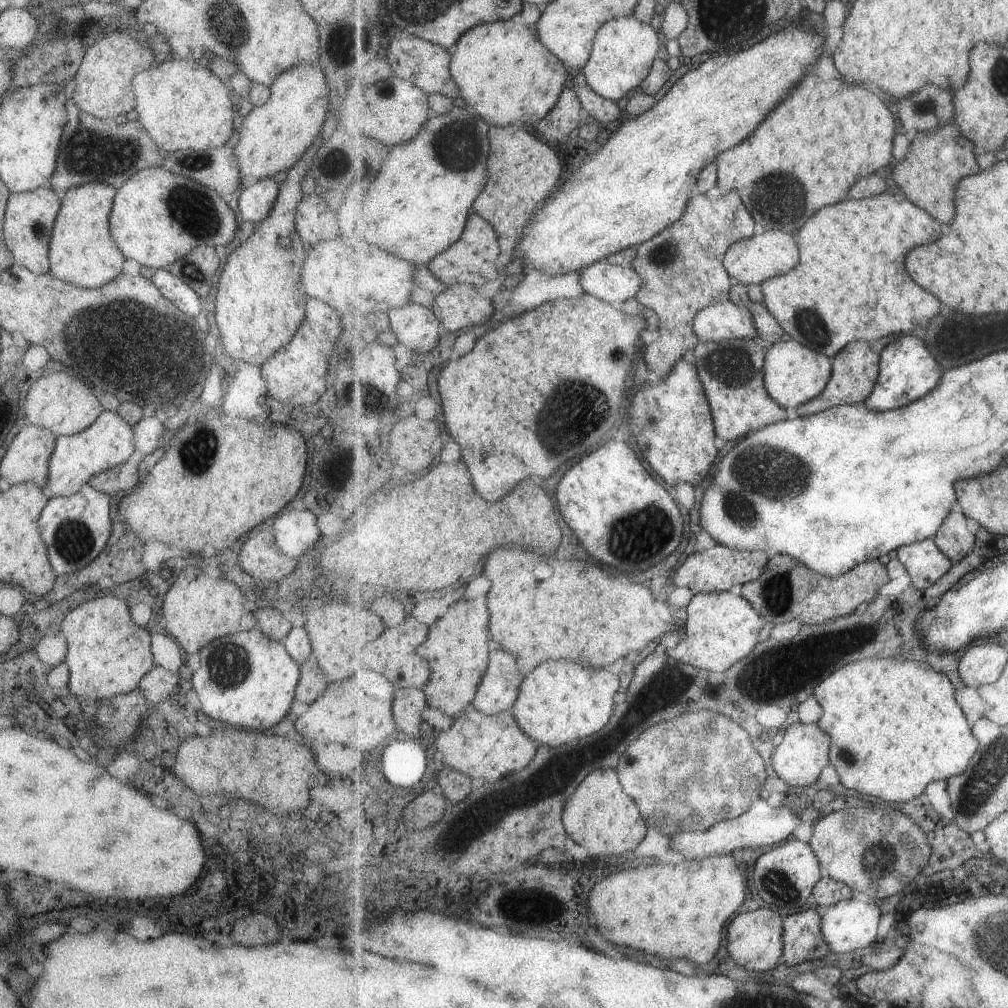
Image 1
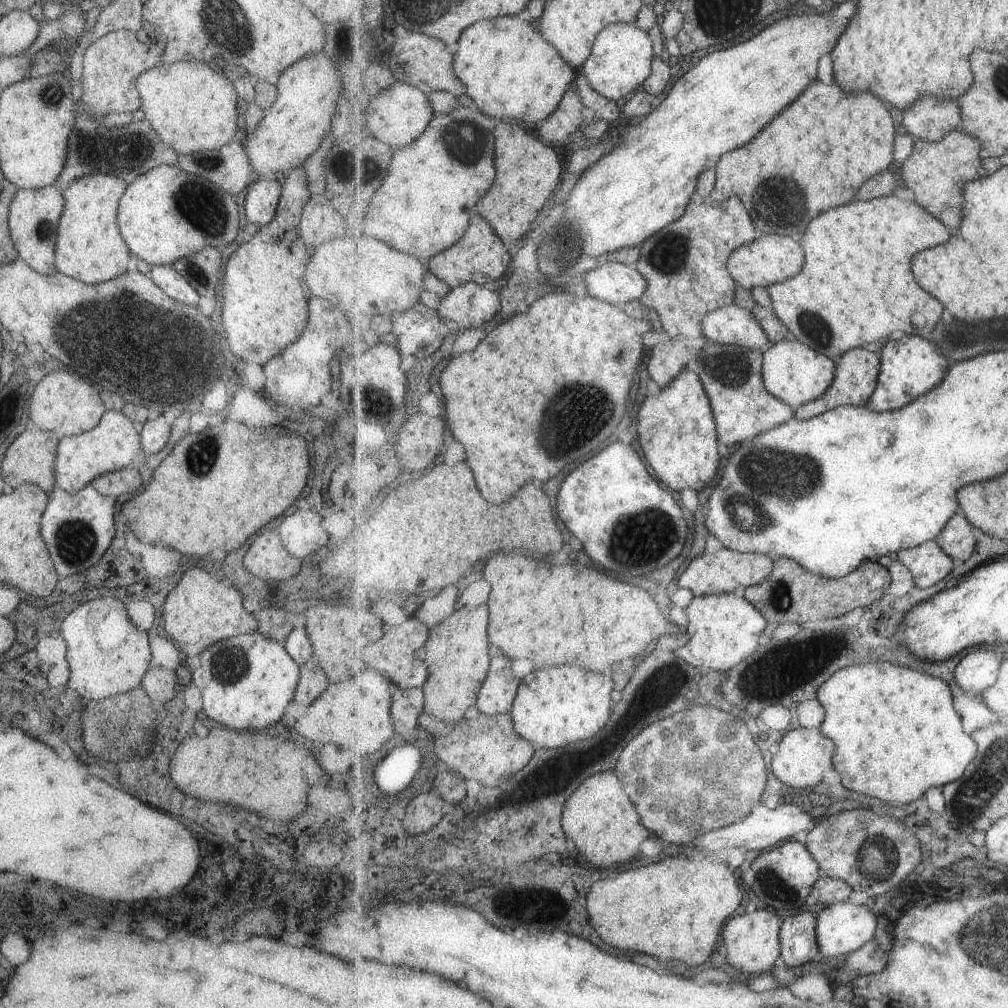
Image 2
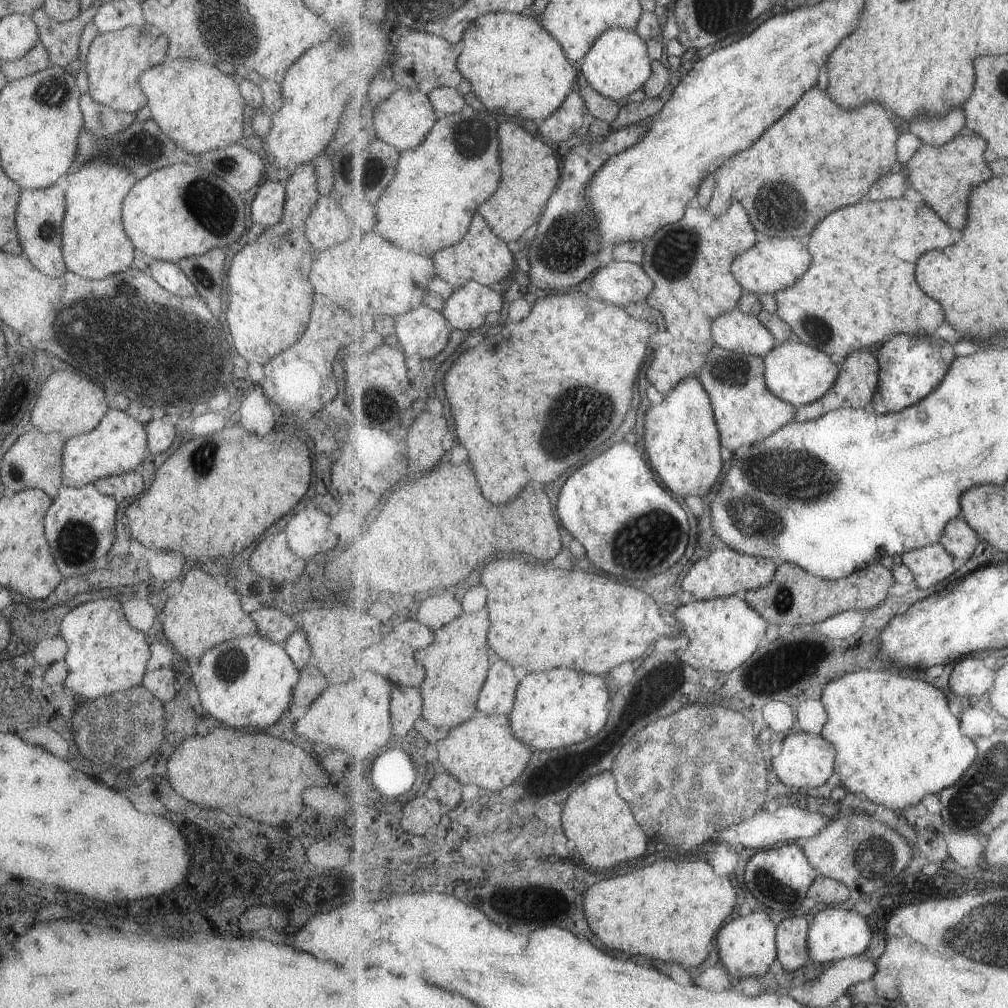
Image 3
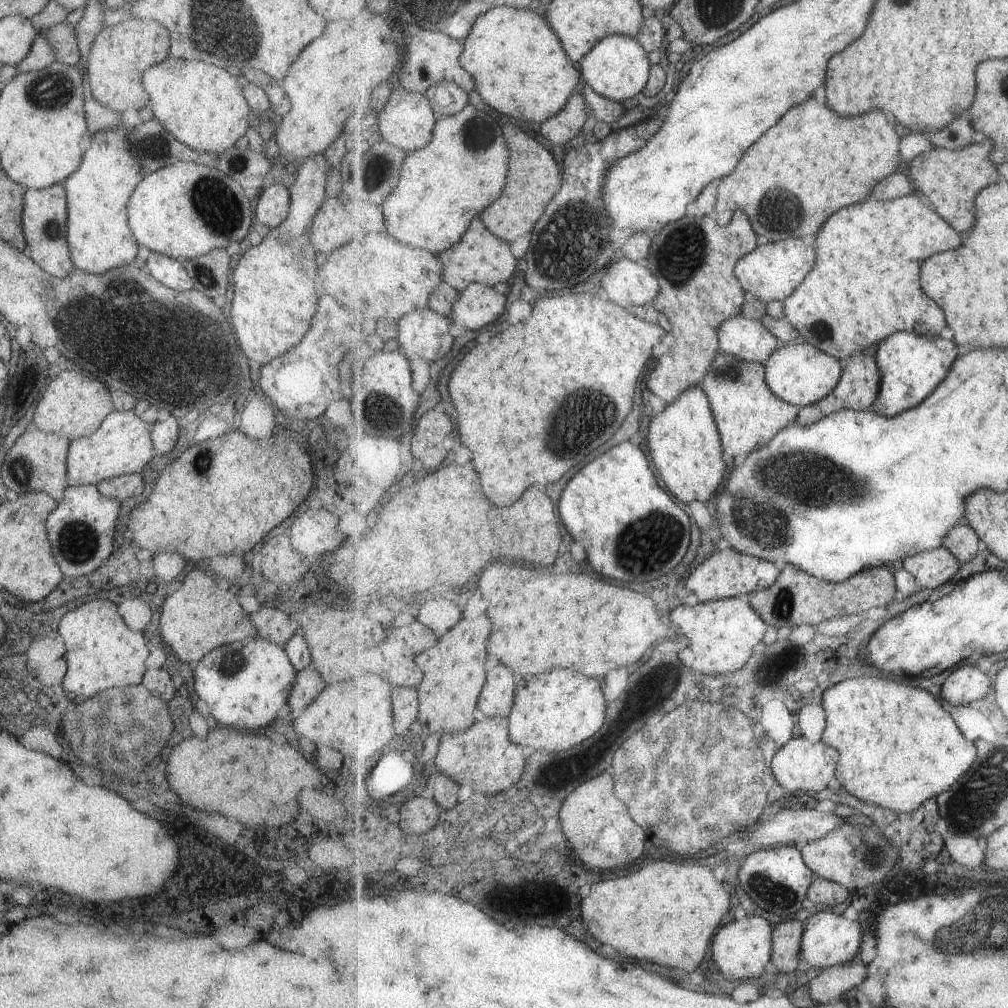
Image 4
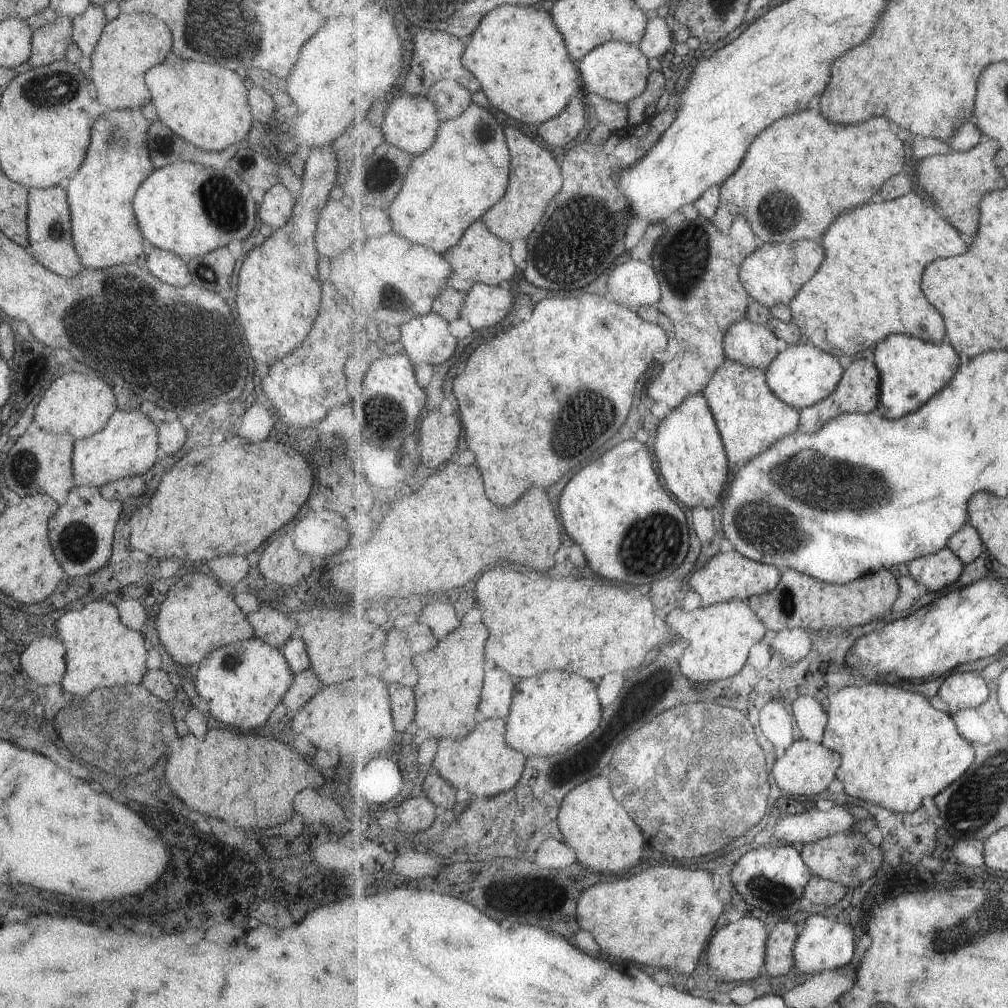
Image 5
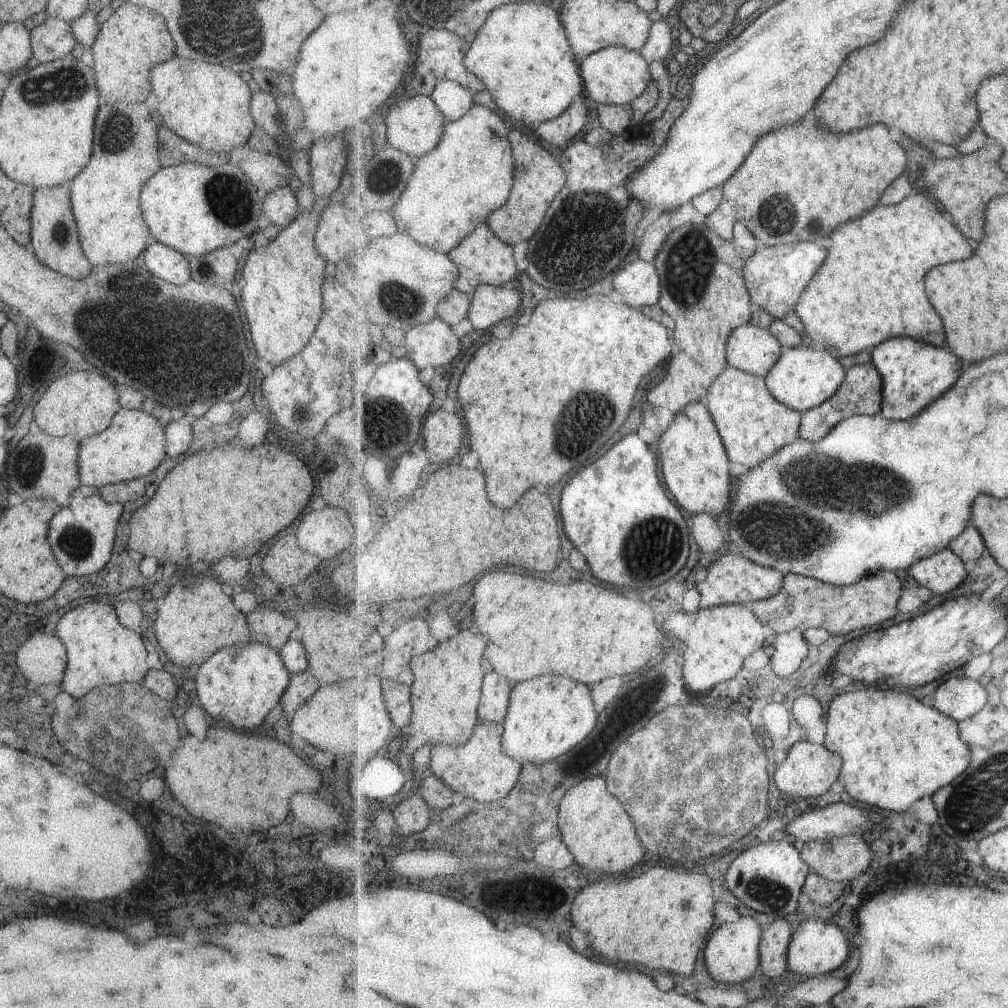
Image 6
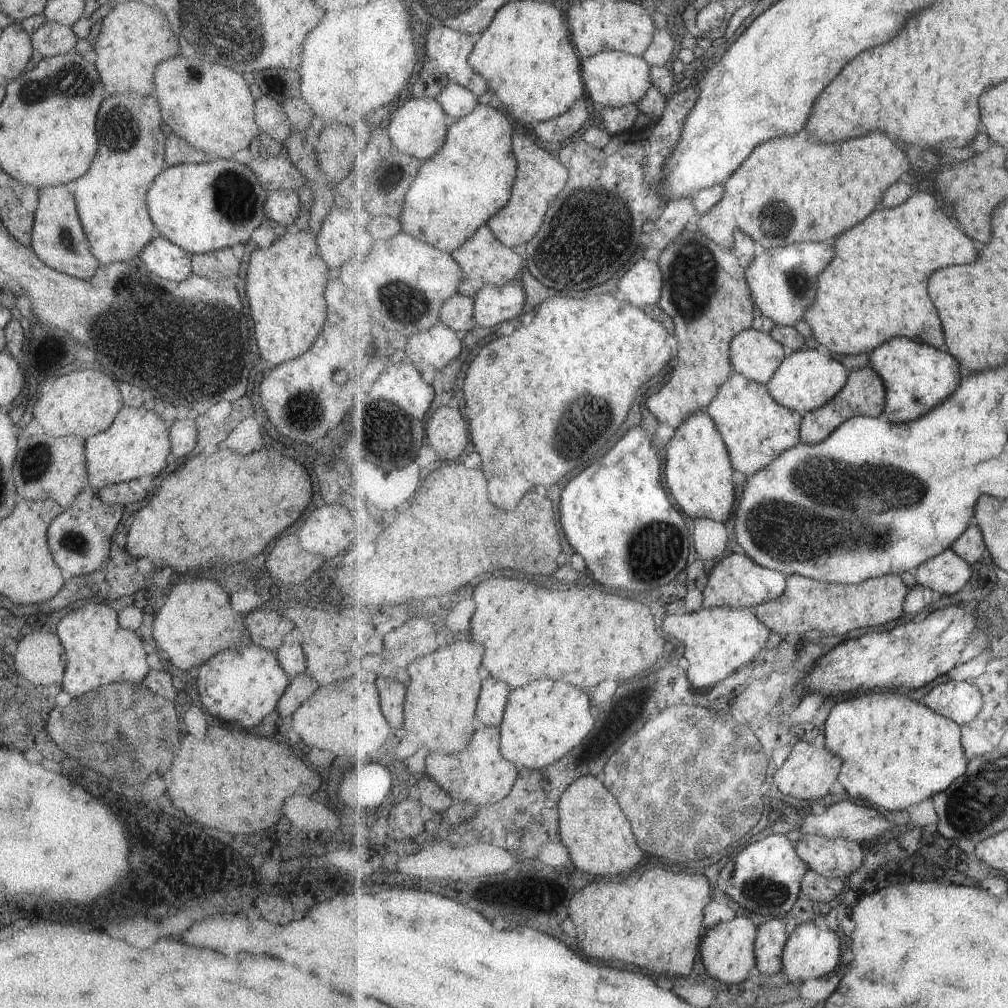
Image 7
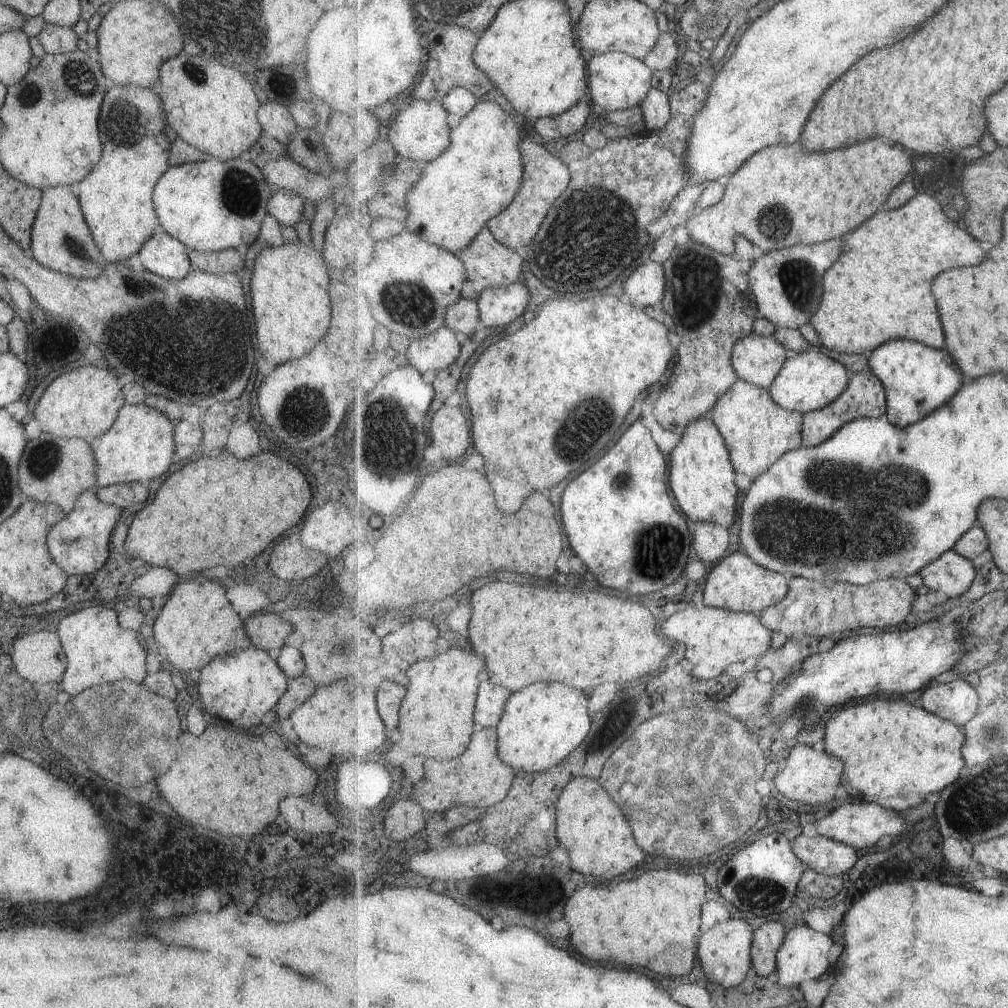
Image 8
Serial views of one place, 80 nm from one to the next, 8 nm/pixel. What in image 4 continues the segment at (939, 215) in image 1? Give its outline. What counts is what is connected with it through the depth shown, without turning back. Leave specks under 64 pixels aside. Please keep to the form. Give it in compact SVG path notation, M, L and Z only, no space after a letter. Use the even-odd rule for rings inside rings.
M979 137L963 150L949 150L935 147L920 154L910 164L912 184L917 186L923 197L937 206L939 214L959 232L969 232L975 222L976 198L988 186L1001 182L997 164L992 161L992 152L996 148L993 139Z

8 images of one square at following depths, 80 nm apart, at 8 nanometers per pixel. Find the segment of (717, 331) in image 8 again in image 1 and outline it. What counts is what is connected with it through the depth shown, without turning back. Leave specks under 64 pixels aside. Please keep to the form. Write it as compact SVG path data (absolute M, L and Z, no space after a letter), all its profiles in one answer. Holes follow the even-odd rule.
M738 190L729 191L717 198L714 197L714 192L705 195L696 192L689 202L689 210L685 210L683 218L675 226L669 226L669 230L663 230L655 238L636 248L637 254L632 267L644 279L644 285L635 300L642 306L651 308L658 315L658 331L661 334L659 340L645 346L644 362L647 370L653 370L661 380L672 373L673 367L683 358L687 350L694 350L699 344L700 340L693 326L697 314L717 302L729 301L729 290L731 285L735 284L735 280L725 268L725 255L732 244L751 238L753 234L755 234L753 215L749 212L748 206L745 206Z

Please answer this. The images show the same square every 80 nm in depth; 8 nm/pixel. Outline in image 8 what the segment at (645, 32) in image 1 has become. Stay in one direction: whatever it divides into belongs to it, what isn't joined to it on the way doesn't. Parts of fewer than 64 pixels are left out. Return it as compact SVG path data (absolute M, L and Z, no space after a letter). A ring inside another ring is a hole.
M611 51L602 55L595 55L588 62L589 97L605 112L640 106L652 89L651 74L653 74L653 69L650 69L644 60L636 59L627 53Z

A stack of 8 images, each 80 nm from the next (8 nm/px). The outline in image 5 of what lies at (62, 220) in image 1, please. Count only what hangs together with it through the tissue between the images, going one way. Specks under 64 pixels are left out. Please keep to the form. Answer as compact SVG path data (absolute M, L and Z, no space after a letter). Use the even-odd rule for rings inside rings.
M107 109L91 126L87 154L81 166L63 183L70 210L72 243L84 268L99 270L113 264L135 262L143 252L143 238L133 214L131 200L139 185L155 169L147 146L147 129L150 124L143 117L141 109Z

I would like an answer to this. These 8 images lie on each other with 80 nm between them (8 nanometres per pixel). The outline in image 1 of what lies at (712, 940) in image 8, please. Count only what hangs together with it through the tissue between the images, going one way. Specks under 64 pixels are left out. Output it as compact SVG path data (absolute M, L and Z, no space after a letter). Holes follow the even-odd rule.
M766 905L755 911L738 912L728 927L727 950L735 964L761 975L772 973L784 954L784 919Z

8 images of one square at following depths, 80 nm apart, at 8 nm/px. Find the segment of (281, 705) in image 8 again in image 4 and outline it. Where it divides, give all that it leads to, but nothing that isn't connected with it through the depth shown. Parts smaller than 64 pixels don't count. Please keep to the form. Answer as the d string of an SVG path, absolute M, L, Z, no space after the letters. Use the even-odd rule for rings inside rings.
M312 666L297 671L293 686L287 695L286 704L293 717L313 702L314 698L325 688L326 683L319 678L319 674Z

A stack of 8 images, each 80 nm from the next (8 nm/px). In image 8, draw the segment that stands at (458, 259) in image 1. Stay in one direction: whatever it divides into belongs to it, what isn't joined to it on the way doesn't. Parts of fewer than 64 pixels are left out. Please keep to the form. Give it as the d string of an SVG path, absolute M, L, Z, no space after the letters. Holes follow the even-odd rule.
M488 225L484 226L475 241L465 250L456 252L456 255L468 268L468 280L465 281L464 289L462 290L462 296L466 299L479 300L485 289L512 285L521 278L521 272L525 270L523 256L500 243Z

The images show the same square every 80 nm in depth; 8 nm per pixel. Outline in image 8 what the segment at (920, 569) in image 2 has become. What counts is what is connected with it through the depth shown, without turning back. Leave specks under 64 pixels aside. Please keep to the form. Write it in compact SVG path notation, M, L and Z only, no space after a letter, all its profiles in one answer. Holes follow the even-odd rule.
M954 548L930 562L919 574L929 589L945 593L948 597L960 597L972 588L977 577L971 559L961 556Z

